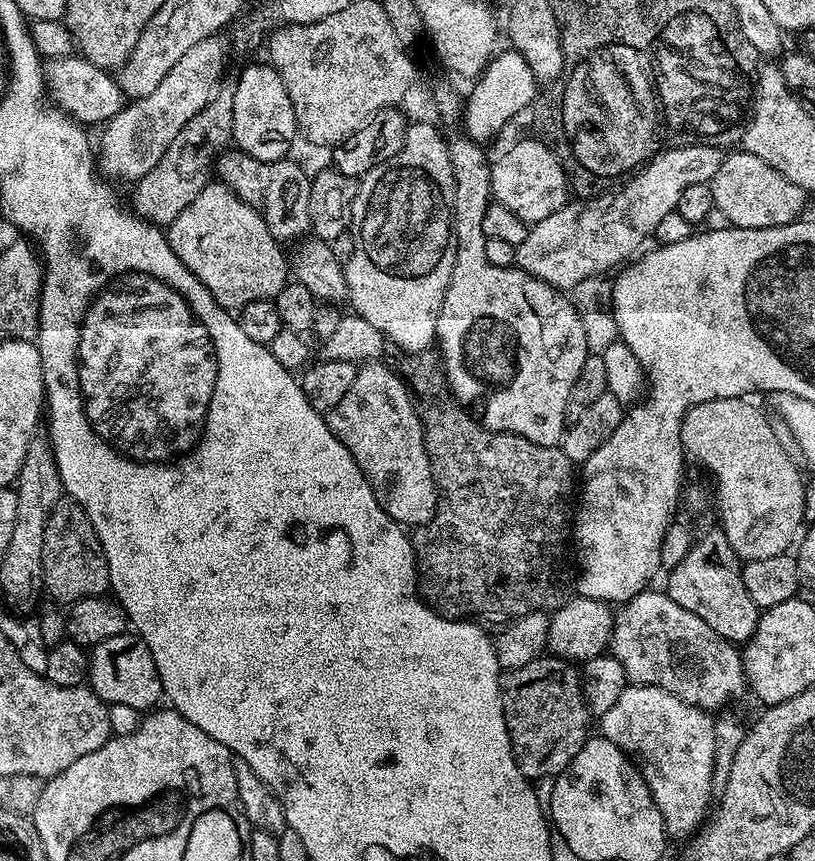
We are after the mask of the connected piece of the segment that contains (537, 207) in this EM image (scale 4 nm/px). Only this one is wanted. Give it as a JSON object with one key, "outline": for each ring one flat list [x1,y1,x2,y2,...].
{"outline":[[535,138,518,141,492,164,492,200,518,214,529,226,550,218,554,210,562,210,569,203,568,184,570,176,560,157]]}

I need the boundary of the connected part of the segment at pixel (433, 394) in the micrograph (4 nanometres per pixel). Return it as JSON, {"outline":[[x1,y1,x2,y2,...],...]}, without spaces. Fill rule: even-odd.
{"outline":[[429,350,426,352,414,352,403,357,398,372,406,381,412,399,416,406,416,413,422,422,422,430,424,431,424,445,426,446,426,454,432,463,432,476,436,479,436,490,438,493,438,505,436,513,432,516,432,520,427,524,423,524,415,529,412,537,412,549,416,555,416,578,418,581,418,591,428,607,439,612,441,616,449,620,471,620,481,626,489,626,488,624,500,624,499,626,507,626,511,622,528,615,531,612,547,612,549,614,556,611,557,608,563,606,565,602,573,595,574,592,574,564,568,561,568,540,570,544,570,505,574,500,574,488,572,492,572,471,574,465,570,458,566,458,563,447,547,448,546,446,538,446,532,444,526,438,522,438,518,434,510,434,509,432,492,432,480,423,477,417,473,416,469,409,459,404,453,396,452,391,448,389,448,380,444,377,444,365,440,358,439,351],[474,538,488,538,492,544,492,554,490,558,482,558,480,556,480,548,488,548,488,546,480,546,480,540,476,542,478,546,474,546]]}

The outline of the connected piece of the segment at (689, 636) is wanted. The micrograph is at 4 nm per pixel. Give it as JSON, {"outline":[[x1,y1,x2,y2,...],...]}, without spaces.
{"outline":[[664,590,642,591,615,613,612,621,610,655,618,658,618,662,622,662,632,684,661,688,674,694,679,700,685,700,687,704,694,704,697,708,705,710,722,707,731,696,738,695,746,688,744,661,737,645,714,634,714,630,710,630,710,626,706,626,706,622,702,622,698,614,682,610,682,606,678,606,678,602,669,598,667,591]]}

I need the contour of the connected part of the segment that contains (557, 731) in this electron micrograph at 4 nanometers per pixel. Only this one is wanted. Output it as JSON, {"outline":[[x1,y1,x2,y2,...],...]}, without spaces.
{"outline":[[543,654,526,666,520,666,512,671,505,671,502,676,500,690,506,726,512,743,512,753,518,762,518,770,535,782,542,776,557,777,565,772,574,762,578,750,590,739,588,720,590,713,584,697,584,681,579,667,571,660,563,660,560,656]]}

